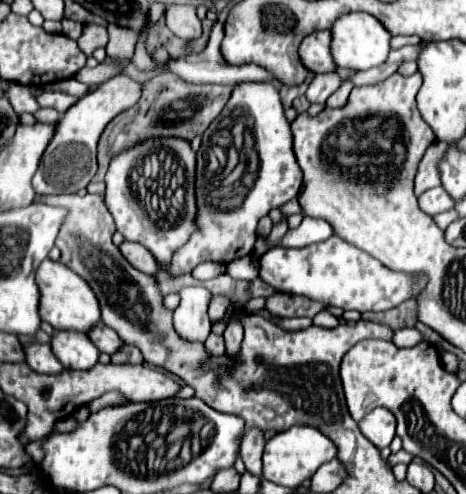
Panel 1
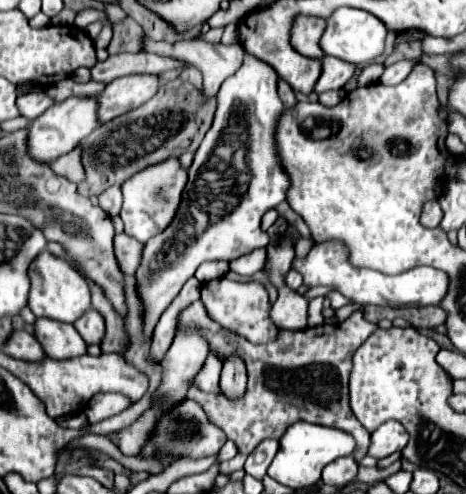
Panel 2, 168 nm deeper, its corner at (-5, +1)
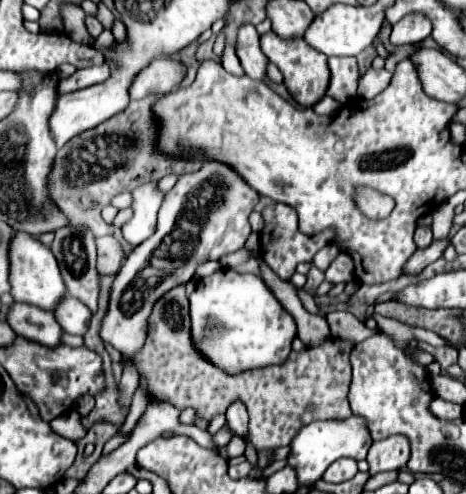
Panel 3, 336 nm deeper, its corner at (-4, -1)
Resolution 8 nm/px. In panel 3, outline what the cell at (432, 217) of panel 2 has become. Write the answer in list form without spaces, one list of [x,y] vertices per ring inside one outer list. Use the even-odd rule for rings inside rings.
[[[417,227],[415,237],[413,237],[417,249],[425,249],[431,245],[431,227]]]

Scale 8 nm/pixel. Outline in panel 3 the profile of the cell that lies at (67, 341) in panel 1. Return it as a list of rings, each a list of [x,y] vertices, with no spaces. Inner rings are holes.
[[[15,301],[9,307],[7,323],[17,335],[45,347],[57,347],[61,341],[63,329],[57,325],[53,313],[43,313],[35,305],[21,305]]]

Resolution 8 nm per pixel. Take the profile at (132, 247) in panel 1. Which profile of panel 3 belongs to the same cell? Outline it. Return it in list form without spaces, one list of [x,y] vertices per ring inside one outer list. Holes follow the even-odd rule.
[[[111,235],[107,237],[97,237],[97,261],[99,263],[99,273],[101,273],[101,297],[109,291],[117,269],[120,269],[123,260],[123,249],[117,239]]]

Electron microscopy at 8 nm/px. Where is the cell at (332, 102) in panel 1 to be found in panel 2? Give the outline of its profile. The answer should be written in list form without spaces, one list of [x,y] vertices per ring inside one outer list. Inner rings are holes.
[[[372,63],[368,65],[360,75],[358,75],[358,87],[364,87],[364,85],[370,85],[370,83],[376,83],[380,79],[384,71],[384,65],[378,65],[378,63]]]

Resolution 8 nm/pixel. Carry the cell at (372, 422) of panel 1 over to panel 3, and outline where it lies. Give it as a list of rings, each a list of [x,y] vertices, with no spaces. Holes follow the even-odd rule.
[[[393,435],[383,441],[375,441],[369,449],[367,463],[369,463],[369,475],[401,469],[409,461],[409,441],[403,435]]]

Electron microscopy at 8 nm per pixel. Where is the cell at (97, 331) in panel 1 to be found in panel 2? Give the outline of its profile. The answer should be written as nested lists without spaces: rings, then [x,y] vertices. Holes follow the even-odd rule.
[[[90,309],[88,313],[82,315],[82,319],[78,319],[74,323],[76,331],[82,335],[82,339],[88,343],[88,345],[100,345],[102,339],[104,339],[104,329],[106,329],[106,323],[104,323],[104,317]]]

